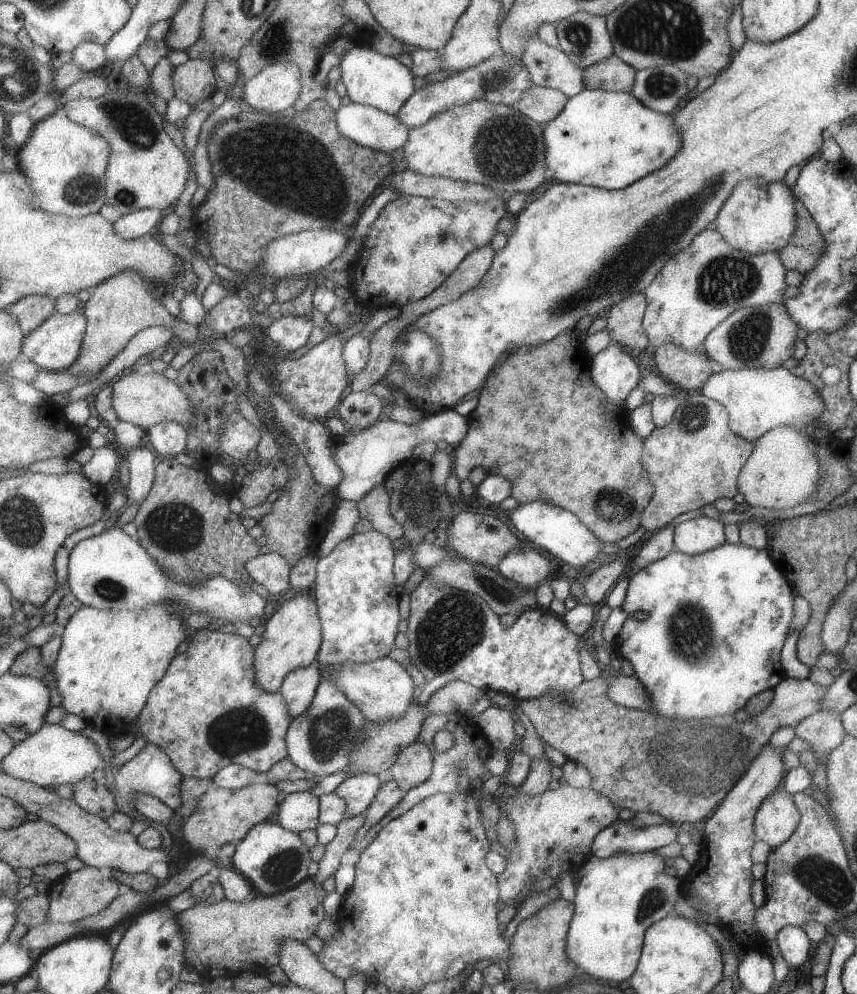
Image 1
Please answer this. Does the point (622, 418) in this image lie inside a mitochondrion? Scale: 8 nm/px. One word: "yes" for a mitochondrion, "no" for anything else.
no

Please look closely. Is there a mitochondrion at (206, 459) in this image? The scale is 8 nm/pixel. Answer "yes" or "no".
no

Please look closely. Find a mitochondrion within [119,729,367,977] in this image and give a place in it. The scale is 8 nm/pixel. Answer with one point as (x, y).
(279, 871)

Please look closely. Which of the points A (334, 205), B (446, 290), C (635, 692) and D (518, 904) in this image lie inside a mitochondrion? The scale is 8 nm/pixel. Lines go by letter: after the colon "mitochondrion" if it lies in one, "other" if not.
A: mitochondrion
B: other
C: other
D: other

